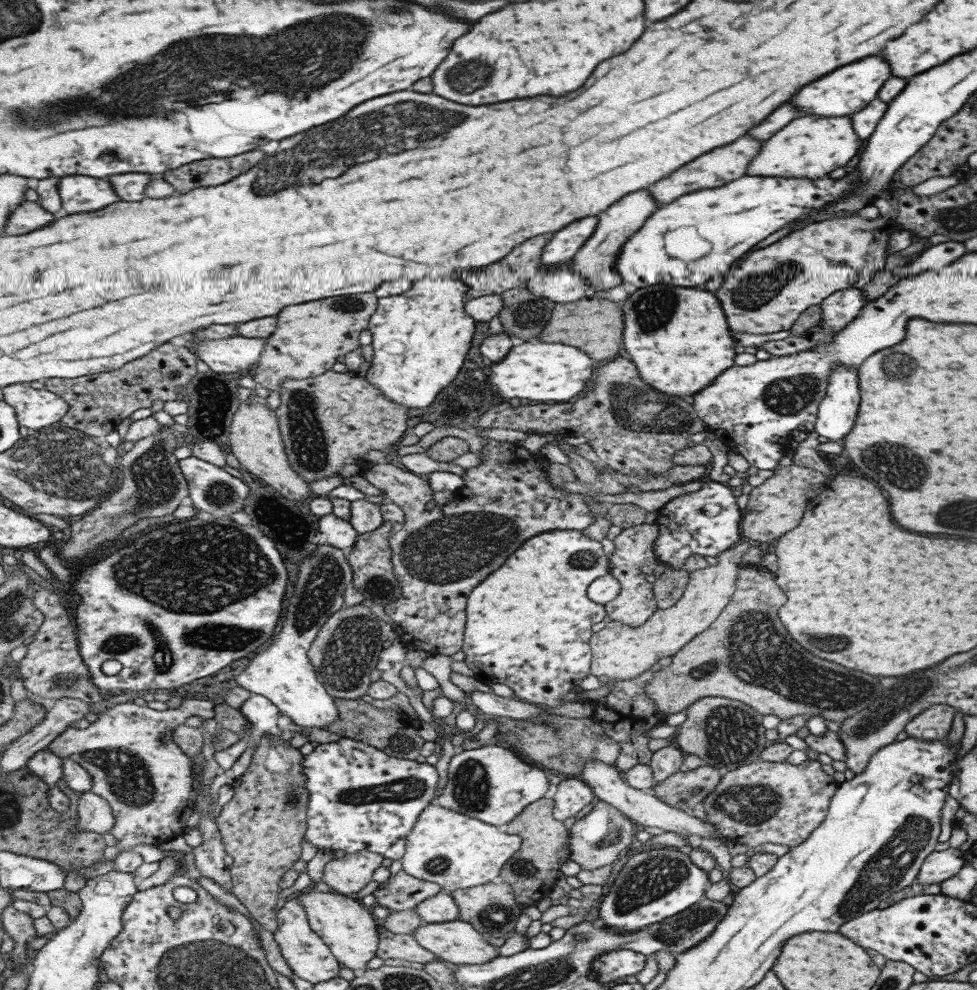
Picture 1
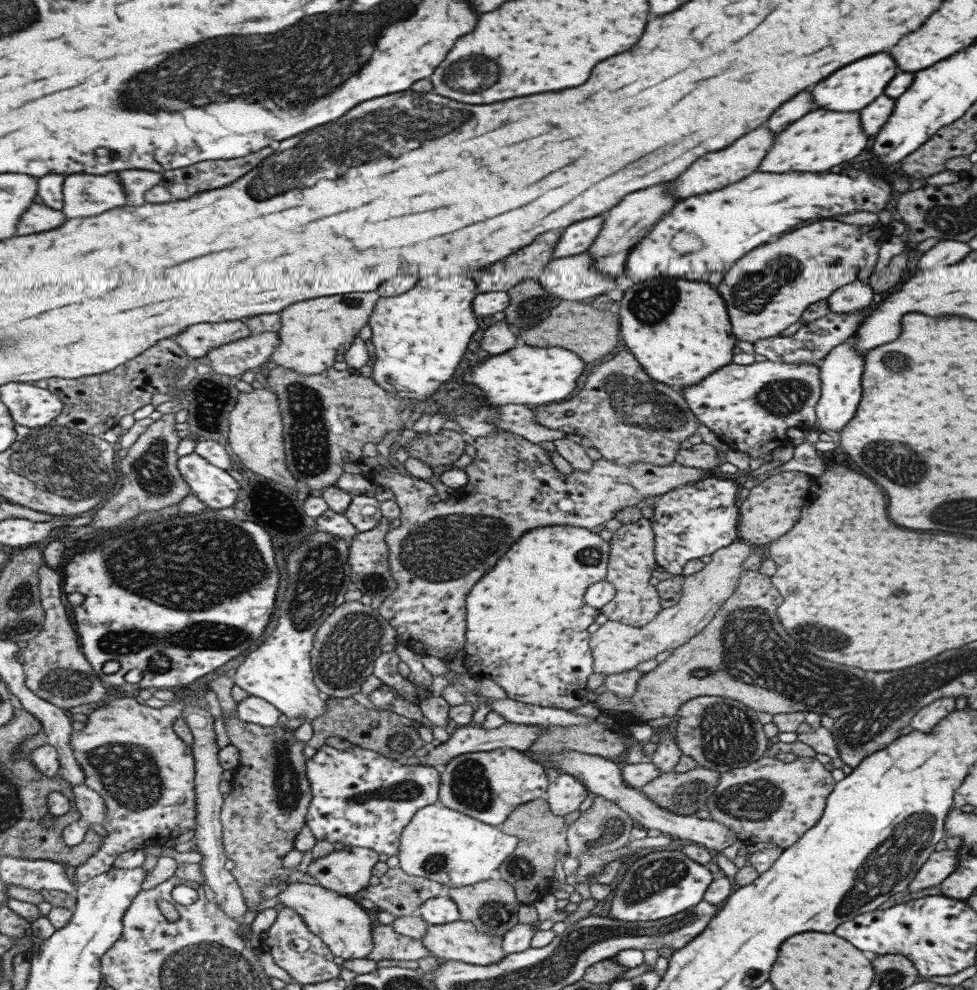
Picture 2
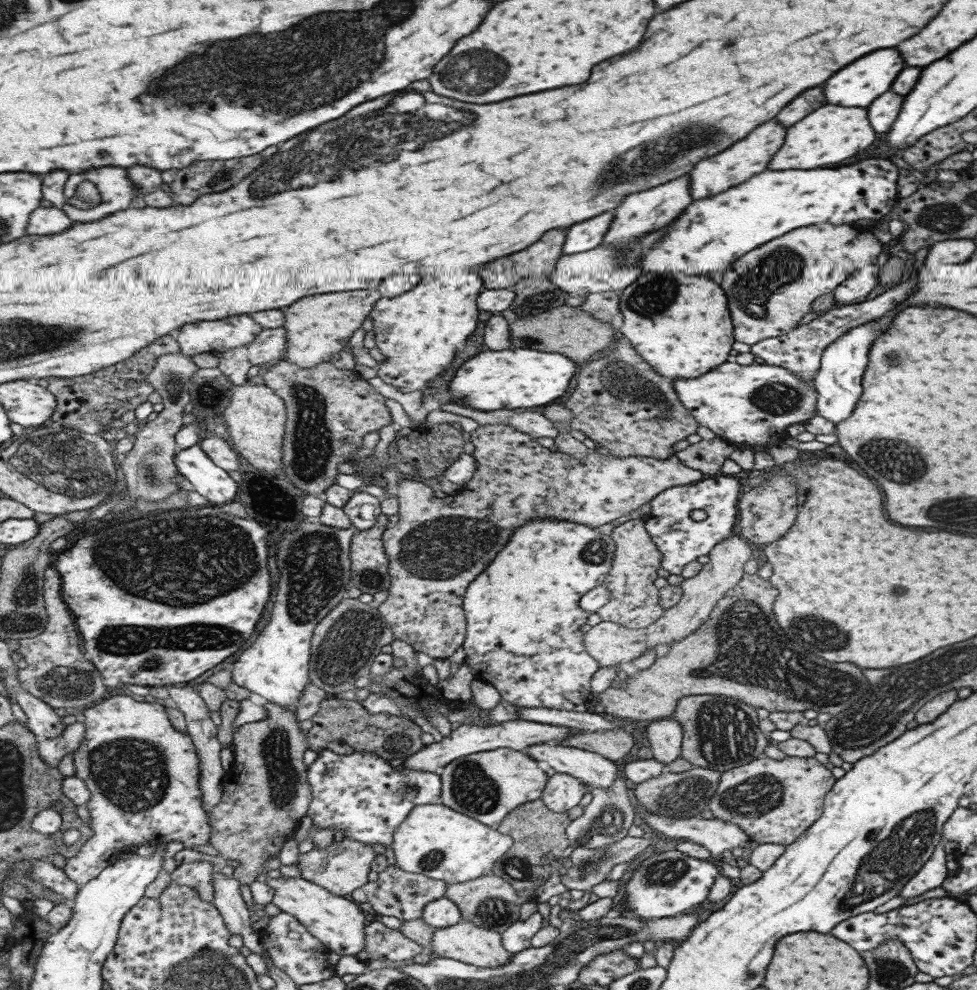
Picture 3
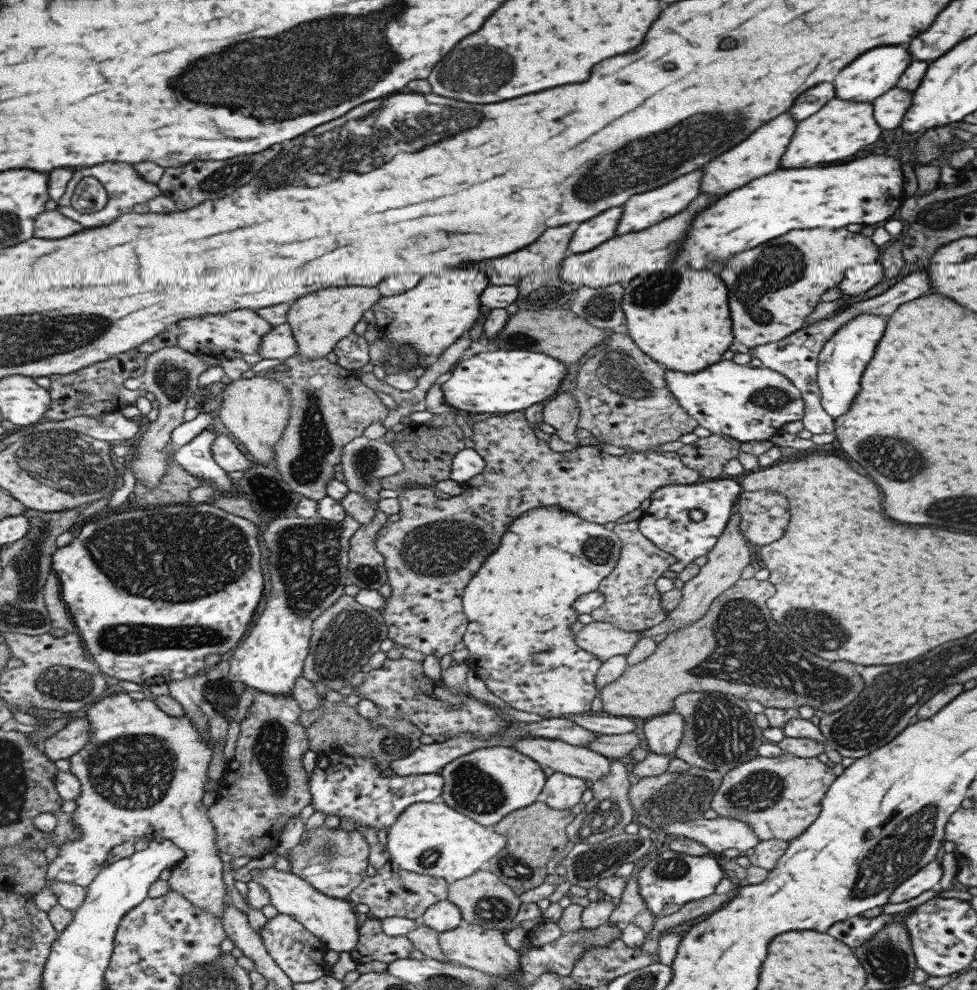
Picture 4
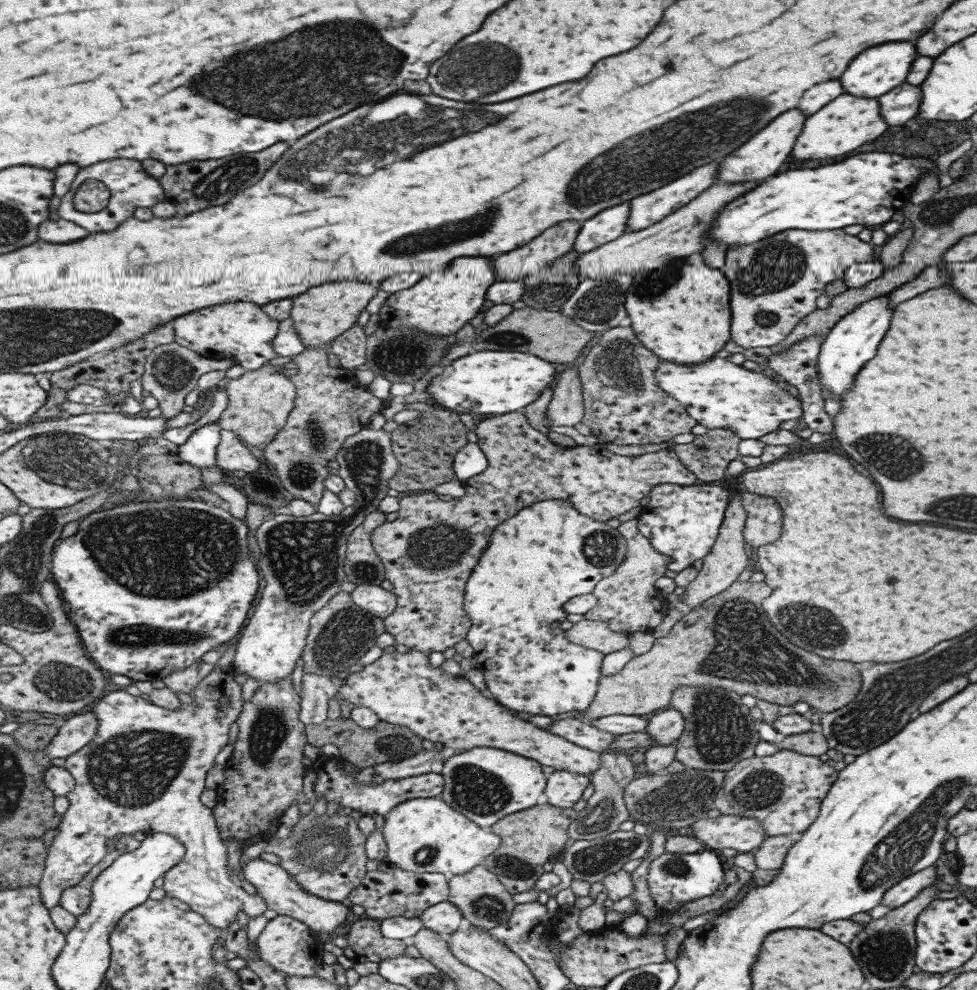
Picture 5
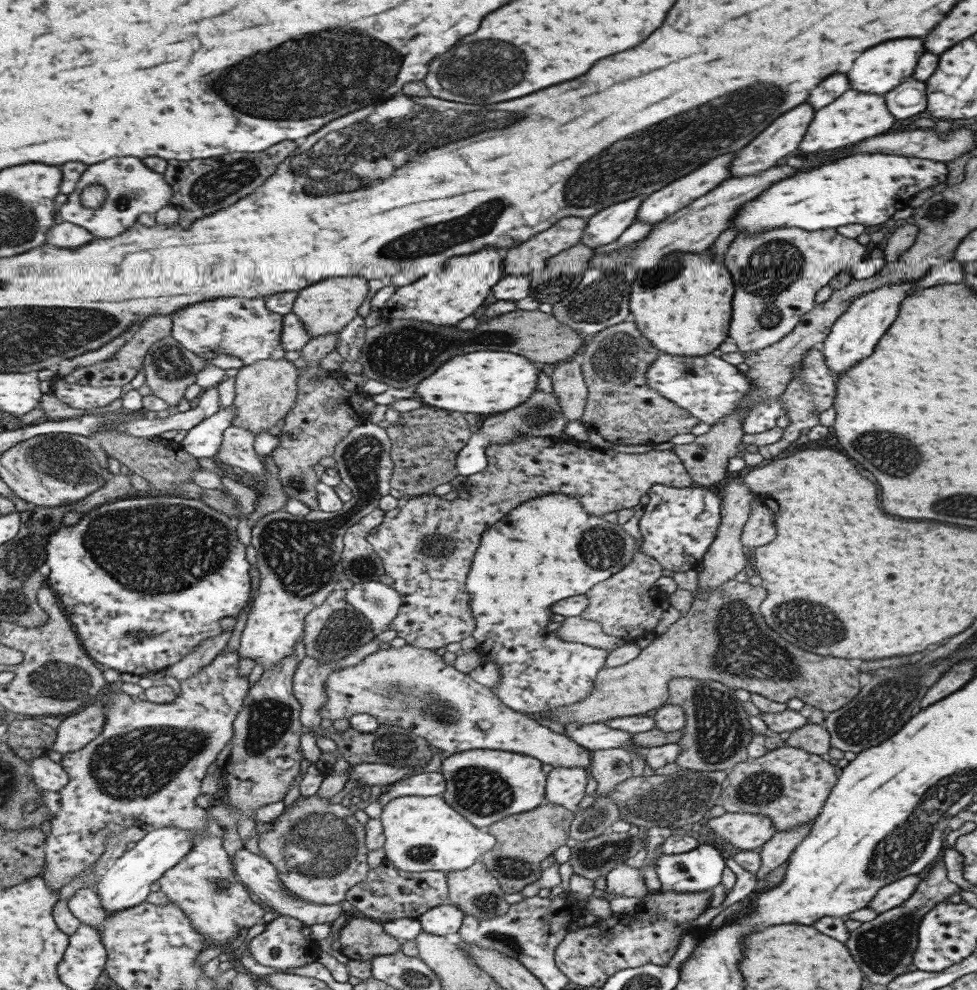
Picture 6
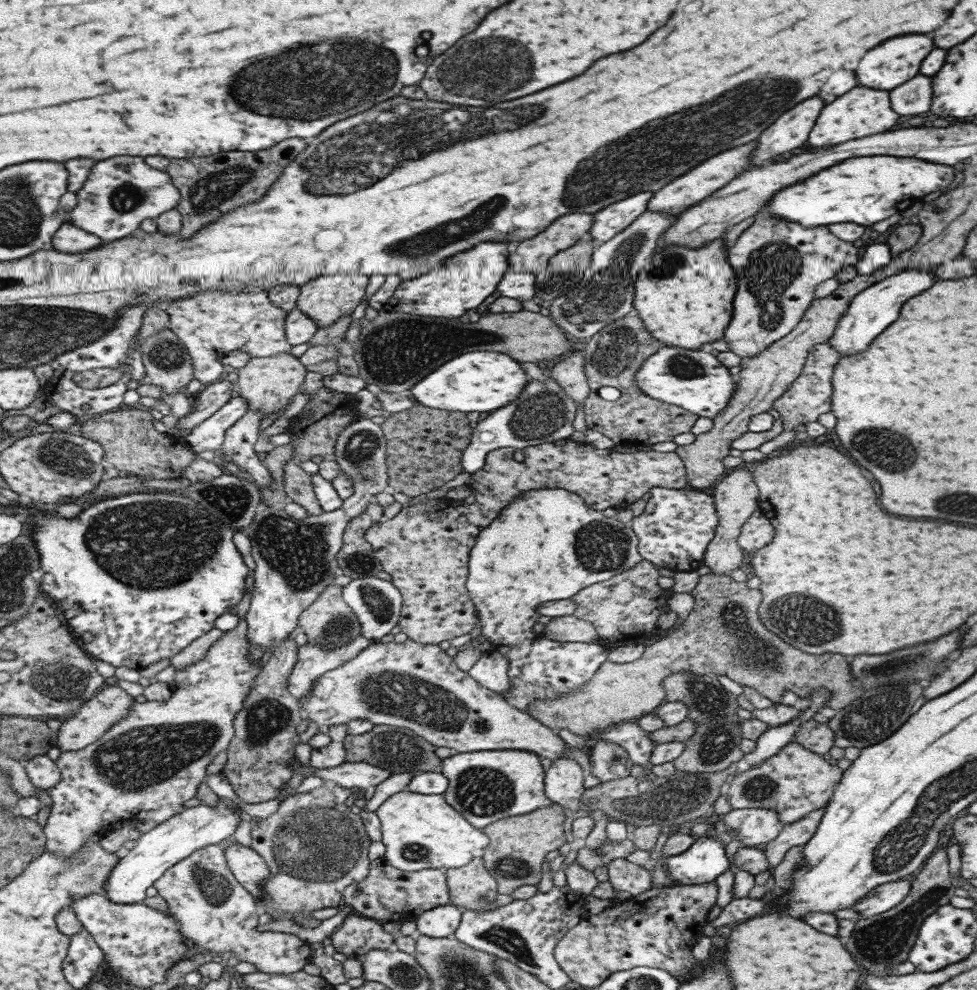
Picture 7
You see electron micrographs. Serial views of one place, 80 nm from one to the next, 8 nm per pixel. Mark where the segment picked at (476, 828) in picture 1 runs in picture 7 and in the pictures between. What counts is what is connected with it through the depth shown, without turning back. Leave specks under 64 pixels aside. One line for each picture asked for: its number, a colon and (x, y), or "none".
2: (440, 844)
3: (433, 840)
4: (429, 838)
5: (421, 835)
6: (420, 833)
7: (418, 831)

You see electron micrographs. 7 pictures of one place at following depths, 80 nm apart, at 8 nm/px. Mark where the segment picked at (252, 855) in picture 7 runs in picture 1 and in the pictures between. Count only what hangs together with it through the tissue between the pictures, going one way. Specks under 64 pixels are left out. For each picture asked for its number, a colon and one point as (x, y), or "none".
1: (342, 923)
2: (341, 923)
3: (337, 922)
4: (332, 920)
5: (280, 892)
6: (257, 873)

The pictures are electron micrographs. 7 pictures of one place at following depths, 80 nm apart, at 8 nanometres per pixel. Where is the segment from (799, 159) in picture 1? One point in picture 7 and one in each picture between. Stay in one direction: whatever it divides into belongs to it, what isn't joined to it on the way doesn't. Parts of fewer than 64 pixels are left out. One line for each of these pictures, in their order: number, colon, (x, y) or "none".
2: (821, 139)
3: (830, 134)
4: (833, 133)
5: (846, 122)
6: (853, 116)
7: (861, 112)

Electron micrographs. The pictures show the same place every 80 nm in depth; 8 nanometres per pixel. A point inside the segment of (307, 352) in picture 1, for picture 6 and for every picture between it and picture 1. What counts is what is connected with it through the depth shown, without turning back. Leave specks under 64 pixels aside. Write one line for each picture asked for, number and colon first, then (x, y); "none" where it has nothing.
2: (311, 333)
3: (317, 326)
4: (318, 320)
5: (321, 313)
6: (326, 307)

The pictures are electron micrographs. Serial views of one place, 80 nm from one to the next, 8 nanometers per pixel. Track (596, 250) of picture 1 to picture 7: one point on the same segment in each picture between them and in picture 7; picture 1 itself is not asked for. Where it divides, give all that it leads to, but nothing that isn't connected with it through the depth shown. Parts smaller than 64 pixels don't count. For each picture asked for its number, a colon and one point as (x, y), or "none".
2: (624, 225)
3: (640, 213)
4: (641, 210)
5: (645, 210)
6: (660, 204)
7: (714, 173)

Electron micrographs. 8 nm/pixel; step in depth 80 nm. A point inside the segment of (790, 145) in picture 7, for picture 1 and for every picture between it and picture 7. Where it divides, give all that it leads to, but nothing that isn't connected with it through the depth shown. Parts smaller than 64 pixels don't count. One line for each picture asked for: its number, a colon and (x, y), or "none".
1: (727, 163)
2: (713, 171)
3: (749, 156)
4: (759, 154)
5: (762, 154)
6: (779, 138)

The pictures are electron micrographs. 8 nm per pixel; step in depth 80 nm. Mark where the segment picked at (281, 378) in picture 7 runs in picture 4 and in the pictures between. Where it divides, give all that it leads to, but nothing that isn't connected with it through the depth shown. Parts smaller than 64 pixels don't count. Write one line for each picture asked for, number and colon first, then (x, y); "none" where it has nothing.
4: (255, 409)
5: (258, 401)
6: (265, 390)

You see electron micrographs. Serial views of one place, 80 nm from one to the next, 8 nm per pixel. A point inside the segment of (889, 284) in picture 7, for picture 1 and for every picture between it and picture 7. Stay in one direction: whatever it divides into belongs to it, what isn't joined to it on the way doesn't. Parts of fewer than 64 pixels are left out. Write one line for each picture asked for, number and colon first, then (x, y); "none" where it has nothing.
1: (836, 411)
2: (840, 370)
3: (837, 381)
4: (841, 360)
5: (851, 341)
6: (852, 336)

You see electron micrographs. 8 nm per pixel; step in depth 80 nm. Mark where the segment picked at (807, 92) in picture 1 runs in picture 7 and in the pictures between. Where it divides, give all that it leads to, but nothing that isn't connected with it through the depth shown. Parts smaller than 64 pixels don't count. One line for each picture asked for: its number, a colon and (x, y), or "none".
2: (854, 86)
3: (863, 80)
4: (869, 75)
5: (875, 71)
6: (877, 70)
7: (892, 62)

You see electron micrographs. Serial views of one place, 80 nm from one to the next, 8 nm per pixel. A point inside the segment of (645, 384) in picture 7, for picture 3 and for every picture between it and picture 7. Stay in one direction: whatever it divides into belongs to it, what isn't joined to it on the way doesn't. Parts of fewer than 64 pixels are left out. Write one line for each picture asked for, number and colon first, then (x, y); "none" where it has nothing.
3: (749, 405)
4: (747, 403)
5: (717, 394)
6: (708, 388)

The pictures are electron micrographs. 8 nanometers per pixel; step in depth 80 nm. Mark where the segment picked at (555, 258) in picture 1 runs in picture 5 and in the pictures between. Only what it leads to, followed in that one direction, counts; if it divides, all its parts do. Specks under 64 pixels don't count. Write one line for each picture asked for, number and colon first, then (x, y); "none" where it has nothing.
2: (576, 238)
3: (585, 235)
4: (588, 234)
5: (609, 223)

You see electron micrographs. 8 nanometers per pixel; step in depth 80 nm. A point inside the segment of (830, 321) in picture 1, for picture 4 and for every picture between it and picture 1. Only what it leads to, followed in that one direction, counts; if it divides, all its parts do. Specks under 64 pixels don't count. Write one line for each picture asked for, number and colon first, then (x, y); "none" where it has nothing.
2: (848, 298)
3: (853, 290)
4: (859, 278)

